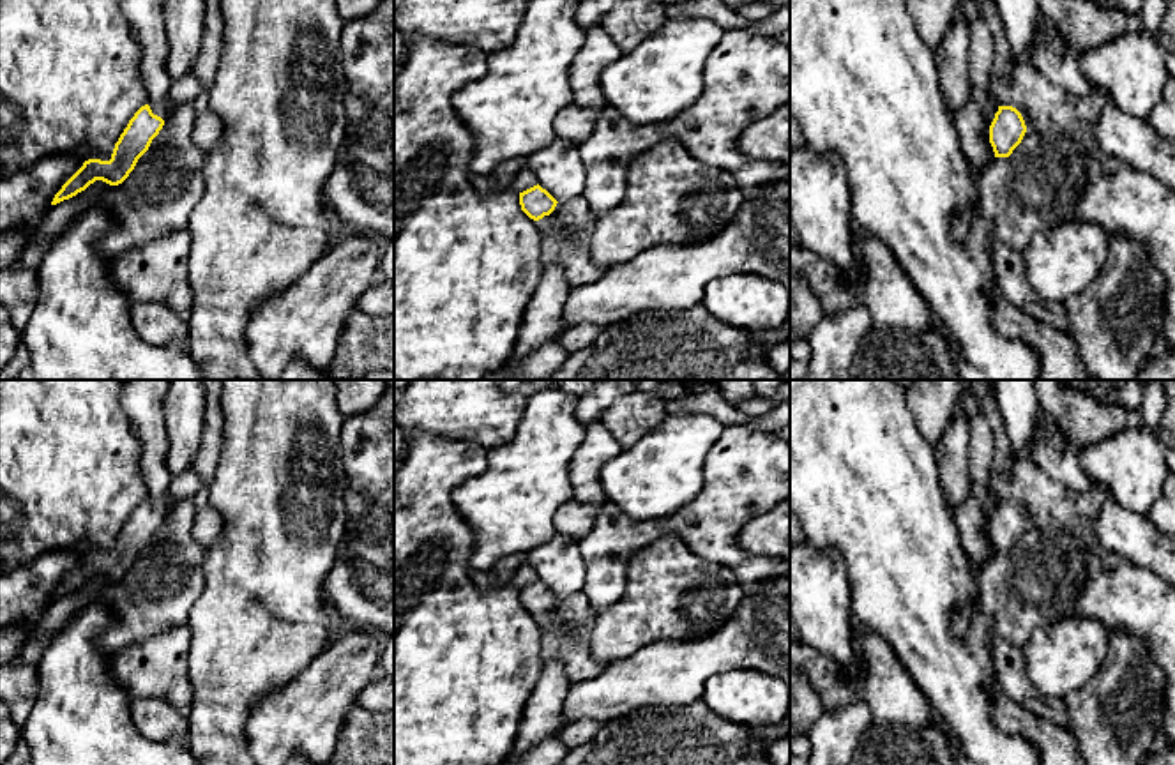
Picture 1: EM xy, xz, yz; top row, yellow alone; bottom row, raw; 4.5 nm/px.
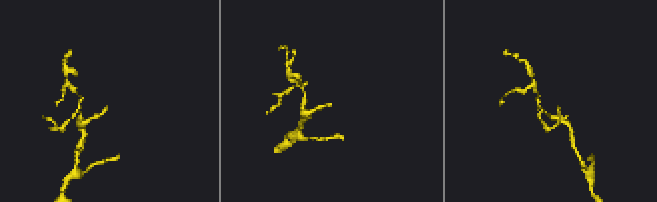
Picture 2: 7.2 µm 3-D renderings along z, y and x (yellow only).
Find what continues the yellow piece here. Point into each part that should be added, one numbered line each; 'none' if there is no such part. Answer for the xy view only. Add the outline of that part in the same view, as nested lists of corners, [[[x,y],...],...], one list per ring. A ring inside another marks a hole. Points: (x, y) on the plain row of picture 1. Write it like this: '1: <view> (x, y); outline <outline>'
1: xy (184, 486); outline [[[191,466],[171,479],[168,495],[164,498],[150,500],[150,505],[154,511],[164,516],[170,509],[177,507],[178,504],[193,500],[198,495],[200,488],[201,481],[196,470]]]

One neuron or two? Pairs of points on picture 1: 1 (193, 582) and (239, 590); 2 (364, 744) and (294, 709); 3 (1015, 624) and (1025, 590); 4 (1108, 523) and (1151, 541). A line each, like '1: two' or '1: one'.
1: two
2: two
3: one
4: one

